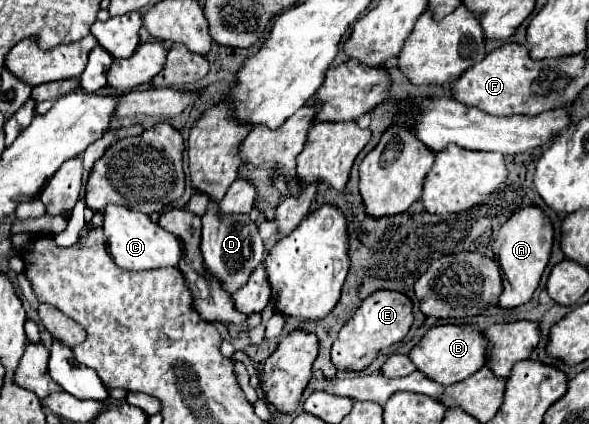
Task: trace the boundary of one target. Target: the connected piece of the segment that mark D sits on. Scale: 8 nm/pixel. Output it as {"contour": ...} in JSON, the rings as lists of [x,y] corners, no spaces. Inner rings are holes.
{"contour":[[[210,202],[208,212],[202,218],[200,252],[204,258],[204,268],[210,274],[210,278],[220,282],[220,286],[228,294],[234,294],[248,282],[254,268],[264,262],[264,244],[258,234],[258,226],[250,220],[250,216],[228,216],[228,220],[220,220],[216,208],[218,204]]]}

